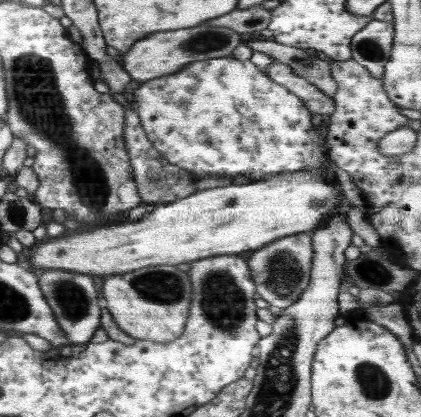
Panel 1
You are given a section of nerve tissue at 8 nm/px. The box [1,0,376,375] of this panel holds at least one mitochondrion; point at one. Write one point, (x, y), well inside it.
(39, 100)

